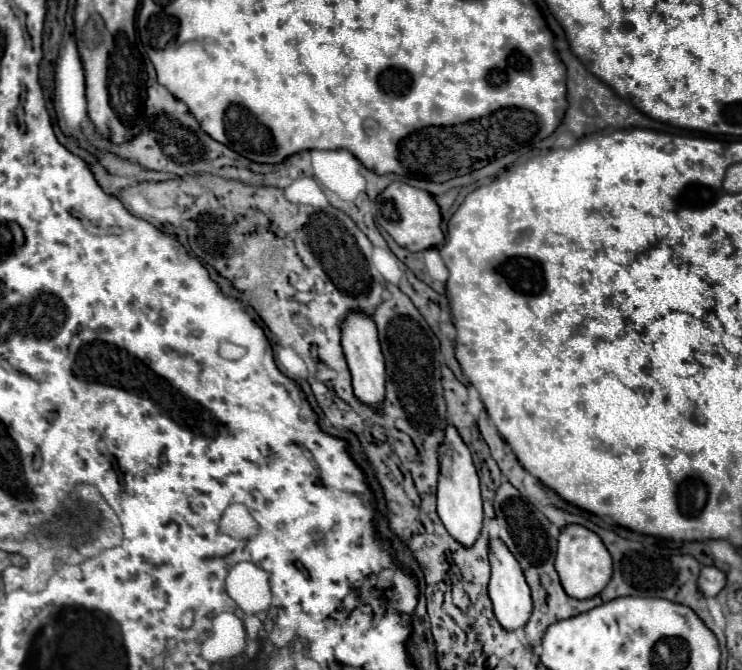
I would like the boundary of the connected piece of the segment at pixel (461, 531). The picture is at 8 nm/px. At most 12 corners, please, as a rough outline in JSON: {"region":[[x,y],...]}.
{"region":[[454,425],[438,447],[438,515],[470,547],[482,499],[470,449]]}

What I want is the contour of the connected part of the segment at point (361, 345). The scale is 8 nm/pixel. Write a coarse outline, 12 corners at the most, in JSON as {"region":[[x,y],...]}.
{"region":[[370,315],[342,321],[342,349],[354,395],[384,401],[384,355]]}

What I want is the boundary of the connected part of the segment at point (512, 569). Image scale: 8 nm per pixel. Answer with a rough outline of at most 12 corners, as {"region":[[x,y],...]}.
{"region":[[492,537],[488,595],[504,629],[524,627],[530,589],[506,543]]}

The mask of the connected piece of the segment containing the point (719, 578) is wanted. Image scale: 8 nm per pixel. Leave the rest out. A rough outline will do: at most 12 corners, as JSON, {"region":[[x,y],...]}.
{"region":[[702,567],[698,585],[706,597],[724,589],[726,573]]}

